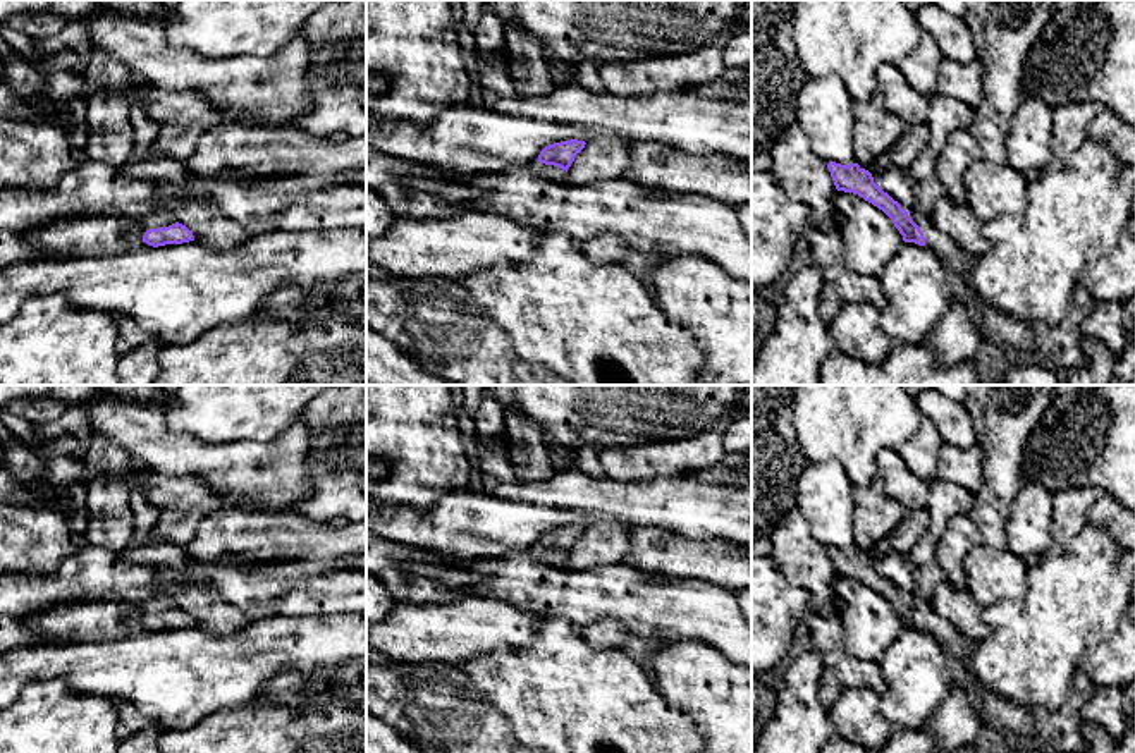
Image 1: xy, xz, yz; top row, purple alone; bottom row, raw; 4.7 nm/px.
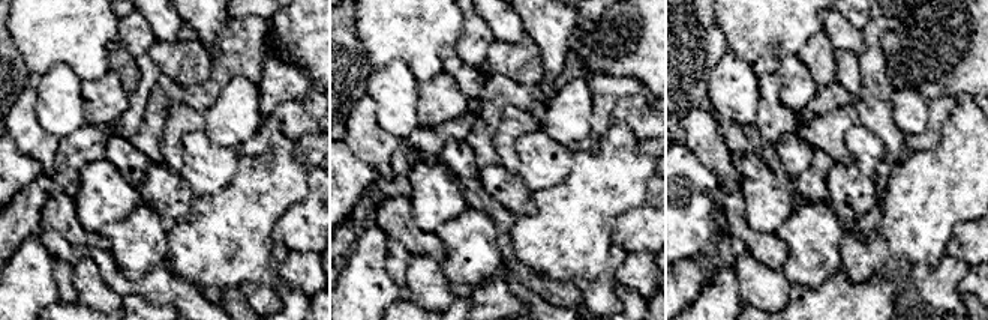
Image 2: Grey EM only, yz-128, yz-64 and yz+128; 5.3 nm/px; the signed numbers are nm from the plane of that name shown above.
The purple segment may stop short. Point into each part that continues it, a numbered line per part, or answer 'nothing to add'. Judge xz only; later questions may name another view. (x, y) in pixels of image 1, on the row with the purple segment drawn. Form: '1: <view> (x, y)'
1: xz (546, 172)

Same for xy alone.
1: xy (162, 217)

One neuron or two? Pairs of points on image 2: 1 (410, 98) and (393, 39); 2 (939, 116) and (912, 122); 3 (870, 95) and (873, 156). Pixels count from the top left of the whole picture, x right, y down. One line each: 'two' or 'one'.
1: two
2: two
3: two

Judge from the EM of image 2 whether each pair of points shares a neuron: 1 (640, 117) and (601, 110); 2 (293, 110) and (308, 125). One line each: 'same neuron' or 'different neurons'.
1: different neurons
2: same neuron

